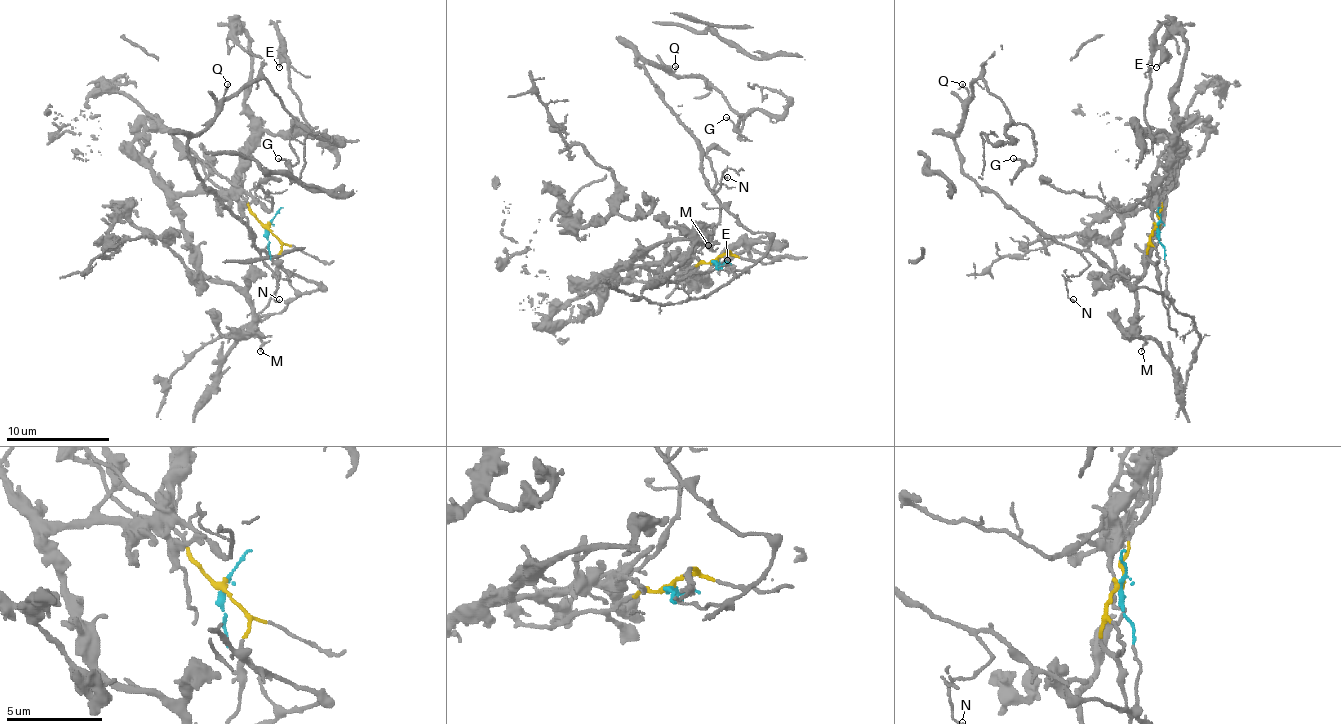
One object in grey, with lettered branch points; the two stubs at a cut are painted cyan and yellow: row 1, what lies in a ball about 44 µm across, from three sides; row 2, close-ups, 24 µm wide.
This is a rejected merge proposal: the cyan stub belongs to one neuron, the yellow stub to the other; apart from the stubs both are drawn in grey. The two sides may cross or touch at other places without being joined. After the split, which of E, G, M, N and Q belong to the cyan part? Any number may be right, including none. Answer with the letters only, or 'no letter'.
G, N, Q

